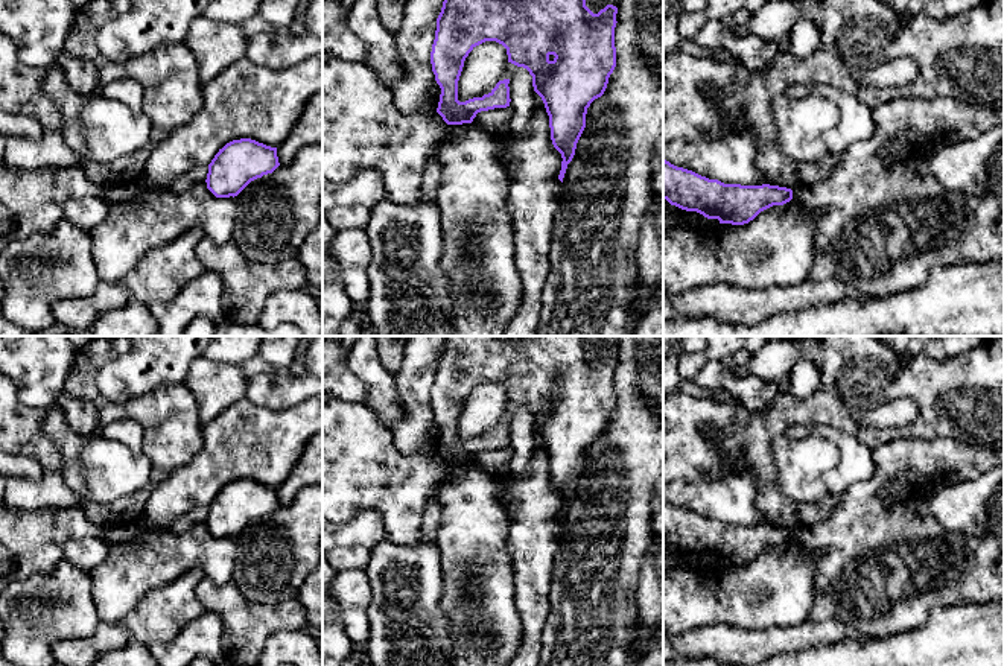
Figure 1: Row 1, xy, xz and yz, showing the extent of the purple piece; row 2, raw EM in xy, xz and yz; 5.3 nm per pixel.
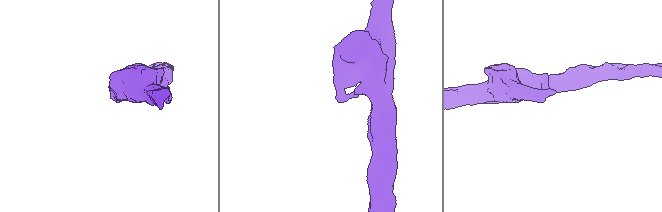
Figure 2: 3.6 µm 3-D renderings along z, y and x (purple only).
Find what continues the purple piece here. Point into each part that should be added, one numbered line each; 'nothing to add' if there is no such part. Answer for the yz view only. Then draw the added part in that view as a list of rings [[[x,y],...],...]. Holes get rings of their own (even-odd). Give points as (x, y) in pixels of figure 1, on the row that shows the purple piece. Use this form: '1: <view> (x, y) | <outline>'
nothing to add

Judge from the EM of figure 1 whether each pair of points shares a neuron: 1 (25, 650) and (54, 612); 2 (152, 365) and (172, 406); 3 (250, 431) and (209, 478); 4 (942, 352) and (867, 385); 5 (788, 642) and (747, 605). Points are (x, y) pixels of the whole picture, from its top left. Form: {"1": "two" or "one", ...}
{"1": "one", "2": "two", "3": "one", "4": "two", "5": "two"}

